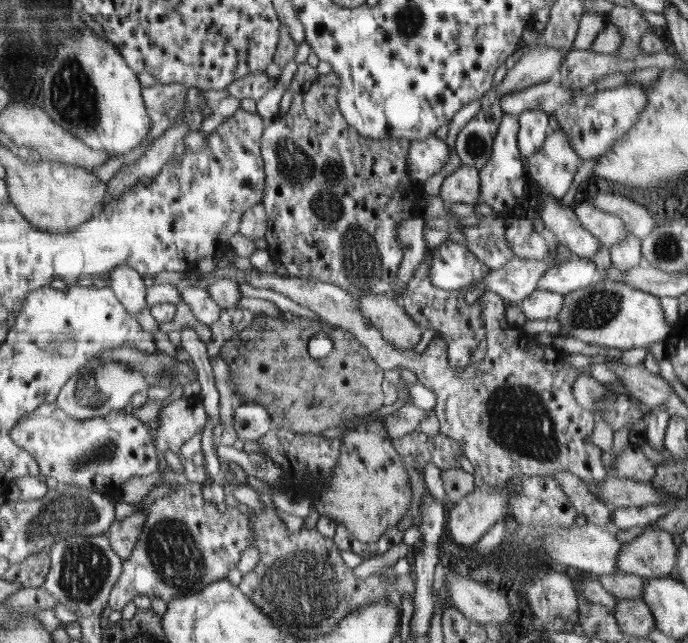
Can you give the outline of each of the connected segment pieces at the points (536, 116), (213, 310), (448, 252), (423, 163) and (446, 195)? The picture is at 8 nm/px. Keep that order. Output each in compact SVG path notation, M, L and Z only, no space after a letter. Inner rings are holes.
M524 110L518 117L518 138L517 145L522 154L527 157L533 155L544 142L547 132L553 126L545 111Z
M180 287L179 292L183 302L188 304L192 314L194 314L193 318L196 318L198 323L210 328L214 322L216 323L219 320L222 308L216 305L205 287L193 289Z
M448 239L431 252L429 280L438 289L461 290L481 282L490 269L466 246Z
M434 133L424 139L410 141L408 171L410 177L423 187L430 176L442 171L450 157L450 148L446 140Z
M463 164L458 170L446 176L439 195L446 203L460 202L474 205L478 203L480 188L479 170Z

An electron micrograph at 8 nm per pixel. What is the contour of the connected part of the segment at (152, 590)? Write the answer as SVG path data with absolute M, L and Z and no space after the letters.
M183 483L173 494L154 501L146 512L139 540L128 560L123 561L122 574L110 594L113 610L121 611L138 594L168 602L197 593L214 581L226 579L248 546L248 530L240 532L240 522L233 516L224 518L214 504L208 504L200 483Z

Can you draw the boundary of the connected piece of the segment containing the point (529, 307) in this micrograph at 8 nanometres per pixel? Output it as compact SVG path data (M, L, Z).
M535 290L519 304L524 317L529 320L555 319L563 304L563 296L557 293Z

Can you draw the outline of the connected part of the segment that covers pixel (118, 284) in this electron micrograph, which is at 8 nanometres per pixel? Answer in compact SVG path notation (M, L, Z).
M120 264L109 273L110 281L112 281L109 288L127 307L130 314L137 315L146 306L146 288L142 284L143 276L140 276L138 271L131 268L129 264Z

